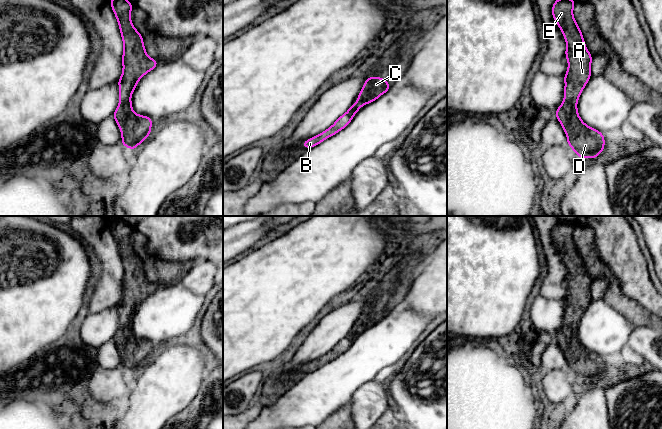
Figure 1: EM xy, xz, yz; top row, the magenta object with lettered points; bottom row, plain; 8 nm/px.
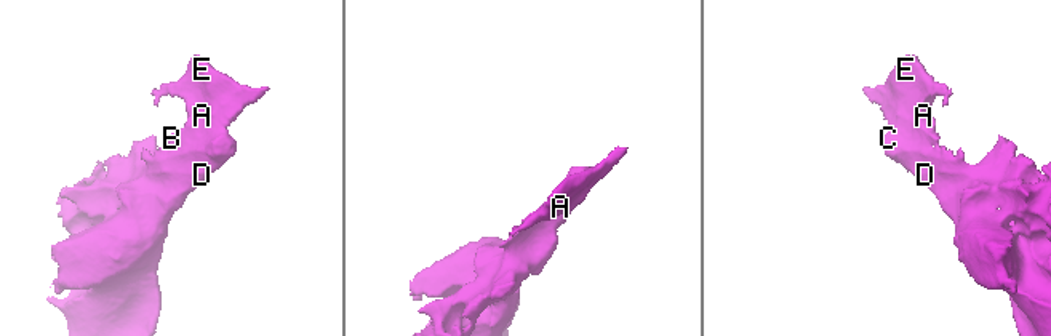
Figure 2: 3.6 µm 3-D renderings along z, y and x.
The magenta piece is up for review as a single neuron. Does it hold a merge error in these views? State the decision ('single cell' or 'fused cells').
single cell

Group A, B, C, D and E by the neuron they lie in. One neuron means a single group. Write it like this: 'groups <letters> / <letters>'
groups A B C D E

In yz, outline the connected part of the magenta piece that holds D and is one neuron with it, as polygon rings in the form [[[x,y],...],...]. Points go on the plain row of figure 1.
[[[558,222],[552,230],[552,241],[561,253],[567,272],[565,279],[568,285],[568,293],[565,298],[564,324],[555,336],[557,343],[563,351],[568,369],[579,382],[597,382],[604,374],[605,363],[603,357],[586,349],[578,339],[577,326],[581,316],[591,301],[591,285],[593,281],[586,272],[582,256],[574,243],[573,232],[576,223]]]

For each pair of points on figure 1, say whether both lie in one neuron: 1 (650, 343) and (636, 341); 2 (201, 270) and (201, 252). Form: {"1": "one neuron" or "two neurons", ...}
{"1": "one neuron", "2": "two neurons"}

